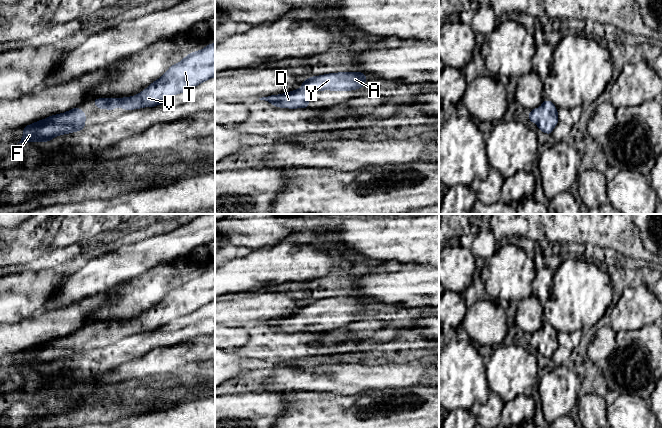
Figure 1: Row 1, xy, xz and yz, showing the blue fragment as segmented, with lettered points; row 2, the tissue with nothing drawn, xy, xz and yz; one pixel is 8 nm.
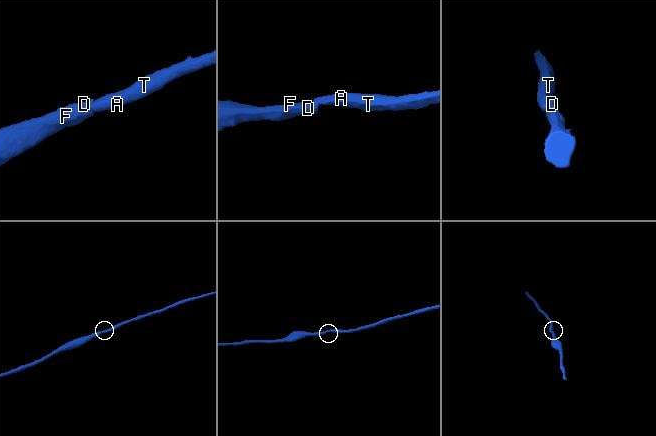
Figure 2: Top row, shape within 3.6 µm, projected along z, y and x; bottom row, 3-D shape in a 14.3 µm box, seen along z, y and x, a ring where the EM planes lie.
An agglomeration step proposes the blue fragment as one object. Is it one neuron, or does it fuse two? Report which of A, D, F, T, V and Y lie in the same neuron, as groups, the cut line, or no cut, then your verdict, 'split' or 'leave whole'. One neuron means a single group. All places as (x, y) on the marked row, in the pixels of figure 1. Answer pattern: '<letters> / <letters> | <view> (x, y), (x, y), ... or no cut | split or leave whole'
A D F T V Y | no cut | leave whole

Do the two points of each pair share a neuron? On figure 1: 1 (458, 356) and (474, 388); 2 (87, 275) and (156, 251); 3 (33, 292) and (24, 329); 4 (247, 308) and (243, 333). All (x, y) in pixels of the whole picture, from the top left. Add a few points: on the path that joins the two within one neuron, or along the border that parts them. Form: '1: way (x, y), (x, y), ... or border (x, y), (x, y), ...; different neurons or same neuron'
1: way (459, 364), (459, 373), (466, 380); same neuron
2: way (104, 273), (139, 257); same neuron
3: border (40, 310), (10, 324); different neurons
4: border (246, 324), (249, 326); different neurons

